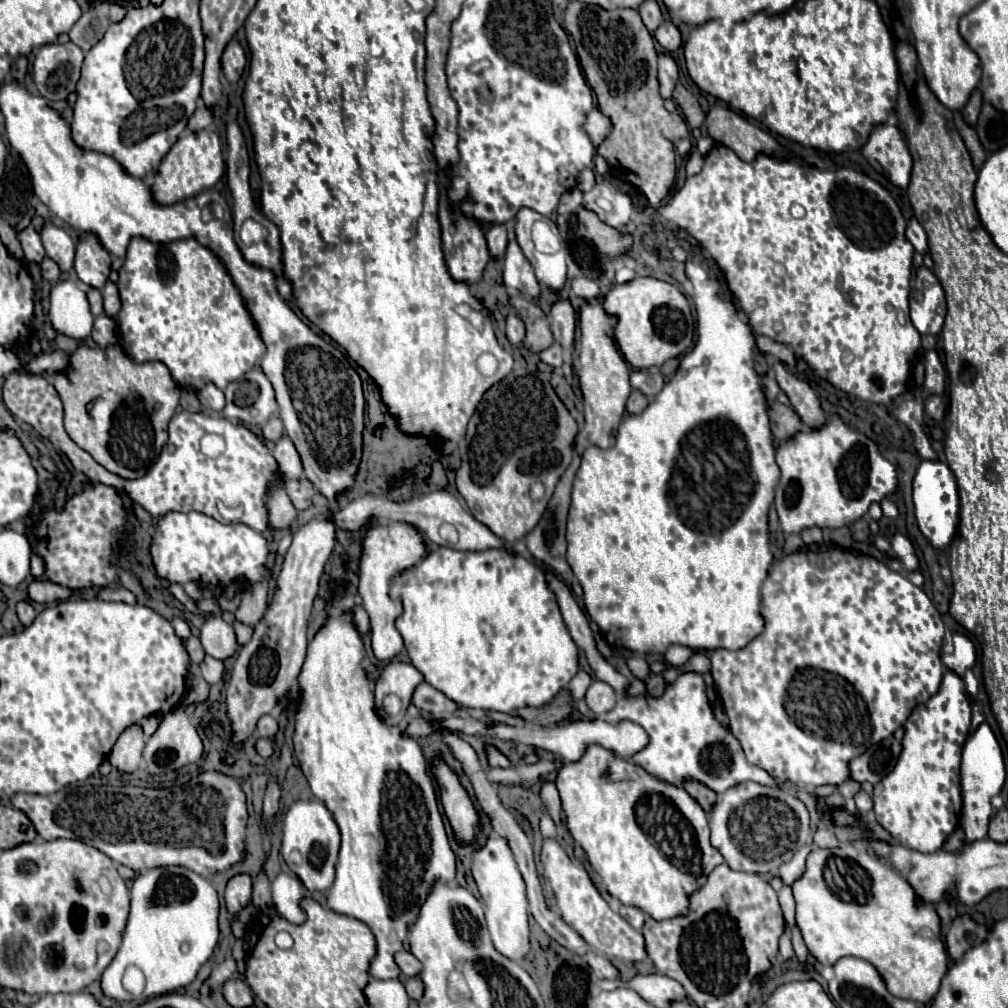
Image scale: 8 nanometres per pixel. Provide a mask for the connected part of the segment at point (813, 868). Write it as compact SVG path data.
M843 843L837 849L813 849L807 857L803 877L799 877L799 881L793 885L793 897L797 901L797 927L809 953L819 963L833 965L839 957L861 957L879 971L883 981L887 981L891 995L917 1003L927 1003L935 997L947 971L947 953L941 941L941 921L933 905L915 905L913 887L891 867L853 843Z

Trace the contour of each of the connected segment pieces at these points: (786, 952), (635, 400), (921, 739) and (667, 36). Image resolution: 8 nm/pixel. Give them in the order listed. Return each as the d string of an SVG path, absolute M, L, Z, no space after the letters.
M789 931L783 933L781 941L779 941L779 953L783 957L783 961L789 961L793 957L793 947L791 947L791 937L789 937Z
M631 391L629 399L627 399L627 413L635 415L635 413L643 413L643 409L647 407L647 397L639 391Z
M947 669L939 691L923 705L917 705L911 717L905 721L905 735L901 741L903 753L899 755L895 769L873 789L877 823L899 845L921 853L935 853L959 825L959 761L969 731L971 701L967 701L965 683L957 673Z
M665 21L665 23L655 31L655 39L657 39L657 43L663 47L665 53L673 53L673 51L677 51L679 45L681 45L679 29L677 29L671 21Z

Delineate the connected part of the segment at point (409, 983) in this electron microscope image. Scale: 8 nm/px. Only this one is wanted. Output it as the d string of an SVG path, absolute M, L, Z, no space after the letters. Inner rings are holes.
M409 977L409 979L405 981L405 991L407 991L407 995L409 995L411 999L419 1001L419 999L423 997L423 983L421 983L421 979L419 979L419 977Z

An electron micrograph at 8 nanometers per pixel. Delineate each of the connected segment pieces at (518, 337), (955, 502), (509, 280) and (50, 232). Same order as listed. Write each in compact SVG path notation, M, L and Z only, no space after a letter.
M511 313L507 317L507 339L511 341L511 345L519 345L519 343L523 343L523 337L525 337L523 321L519 319L517 313Z
M921 461L913 479L913 503L915 519L921 533L927 537L933 549L945 549L955 539L959 527L959 495L955 475L943 461Z
M511 239L505 251L505 261L503 261L503 281L507 287L517 289L519 293L535 299L541 293L541 285L533 273L531 263L523 255L521 247L517 241Z
M47 221L41 231L41 241L43 241L47 255L59 265L61 273L67 273L73 269L75 243L63 227L55 225L53 221Z

